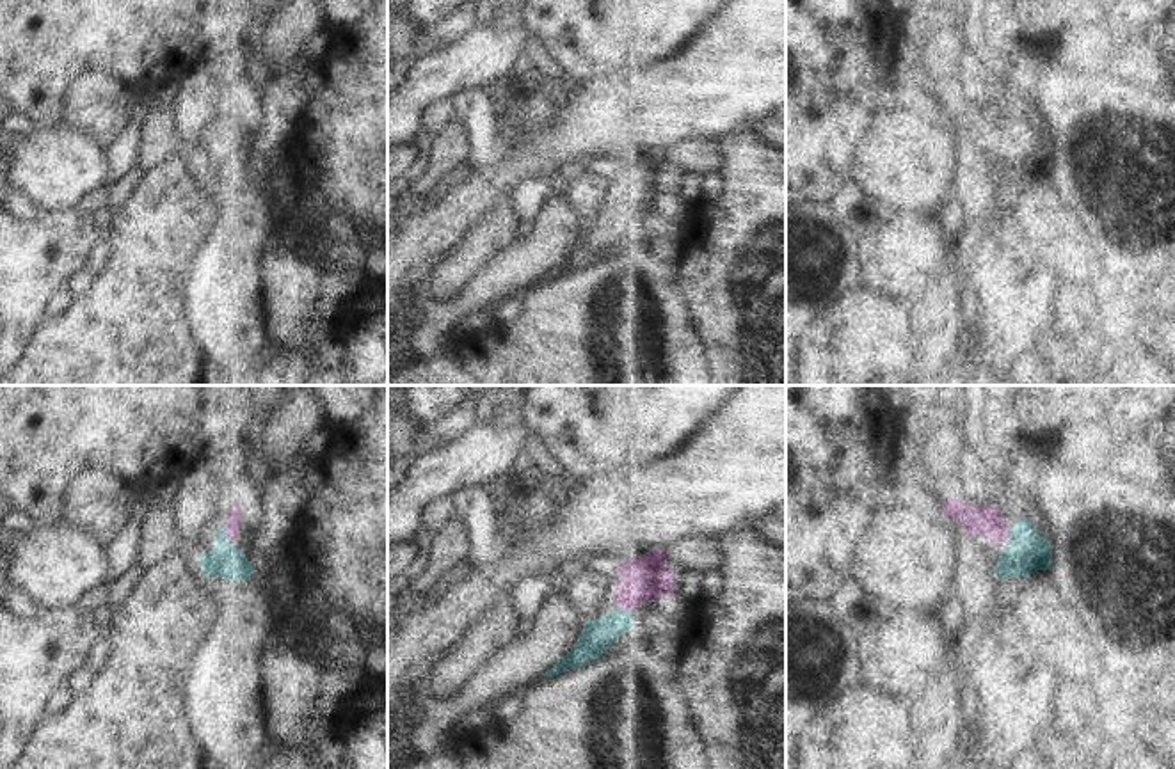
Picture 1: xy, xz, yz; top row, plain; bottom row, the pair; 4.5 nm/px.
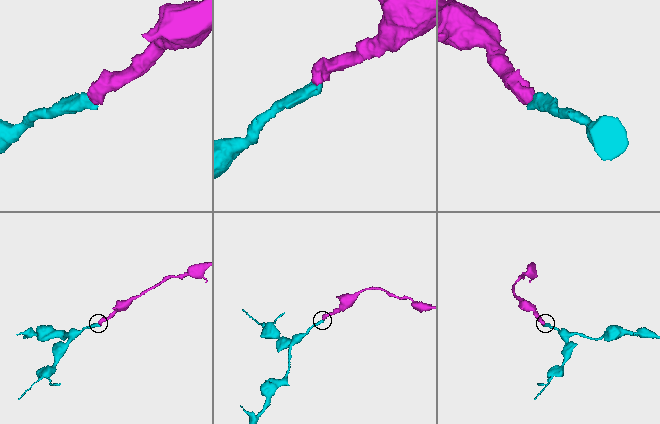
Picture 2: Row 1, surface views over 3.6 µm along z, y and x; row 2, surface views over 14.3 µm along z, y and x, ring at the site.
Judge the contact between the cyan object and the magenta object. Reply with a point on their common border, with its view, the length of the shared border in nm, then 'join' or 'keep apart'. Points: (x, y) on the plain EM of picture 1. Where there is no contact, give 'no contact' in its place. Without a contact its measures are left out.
xy (226, 139) | 90 nm | join

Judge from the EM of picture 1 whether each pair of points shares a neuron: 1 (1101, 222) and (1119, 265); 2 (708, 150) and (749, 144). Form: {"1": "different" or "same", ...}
{"1": "same", "2": "different"}

